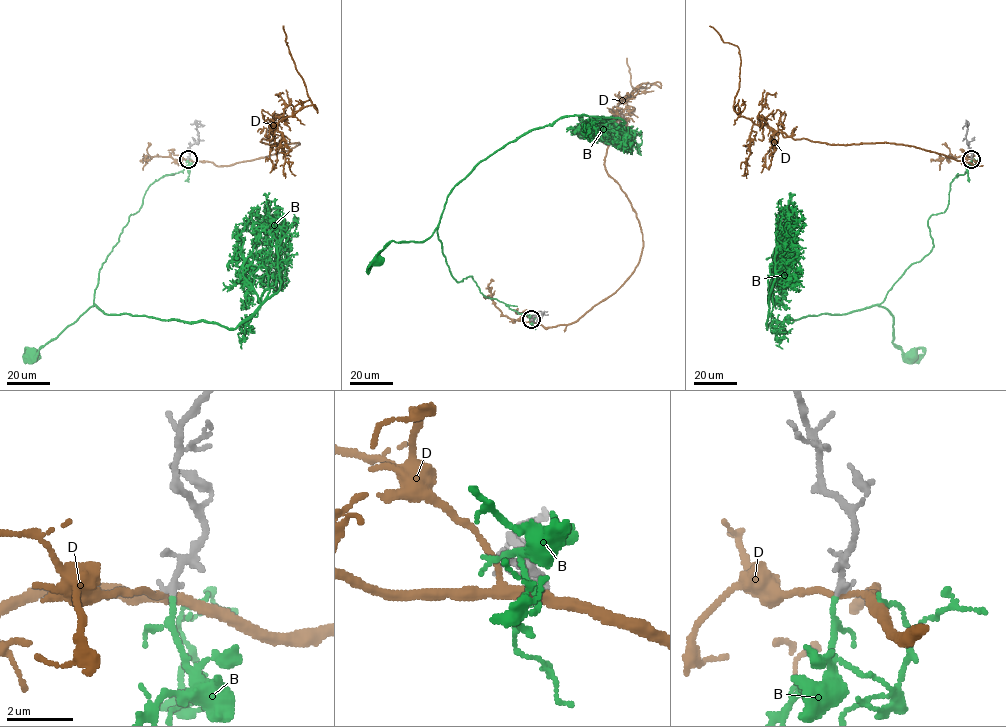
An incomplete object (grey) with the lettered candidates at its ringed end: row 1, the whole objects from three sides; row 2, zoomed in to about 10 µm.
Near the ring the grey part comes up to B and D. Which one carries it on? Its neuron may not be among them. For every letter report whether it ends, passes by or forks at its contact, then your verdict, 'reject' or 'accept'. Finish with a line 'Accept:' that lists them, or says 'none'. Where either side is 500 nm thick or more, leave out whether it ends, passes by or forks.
B: it passes by | accept
D: it forks | reject
Accept: B

